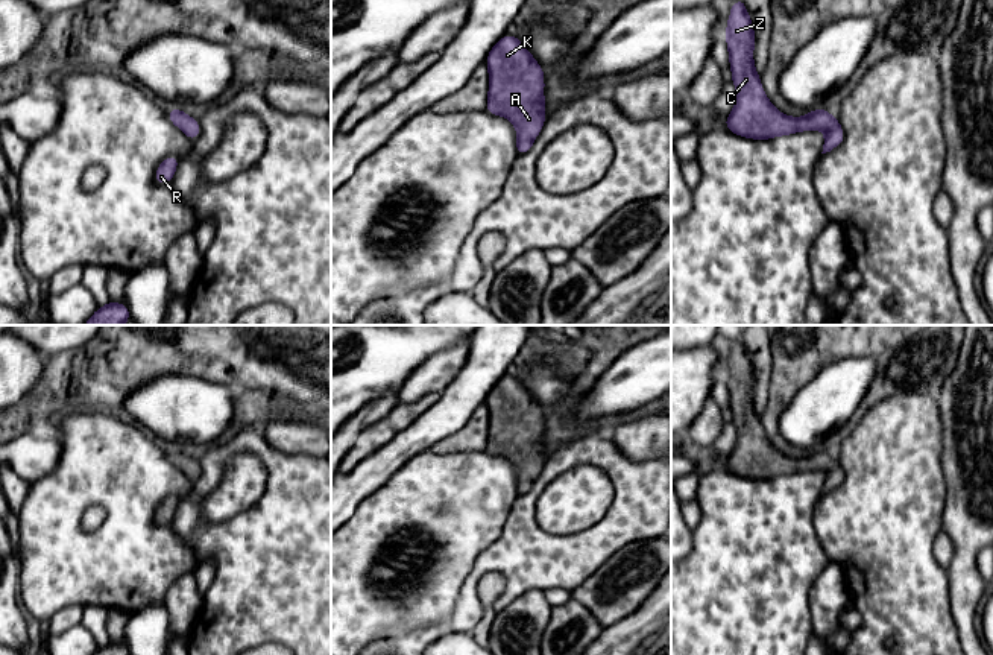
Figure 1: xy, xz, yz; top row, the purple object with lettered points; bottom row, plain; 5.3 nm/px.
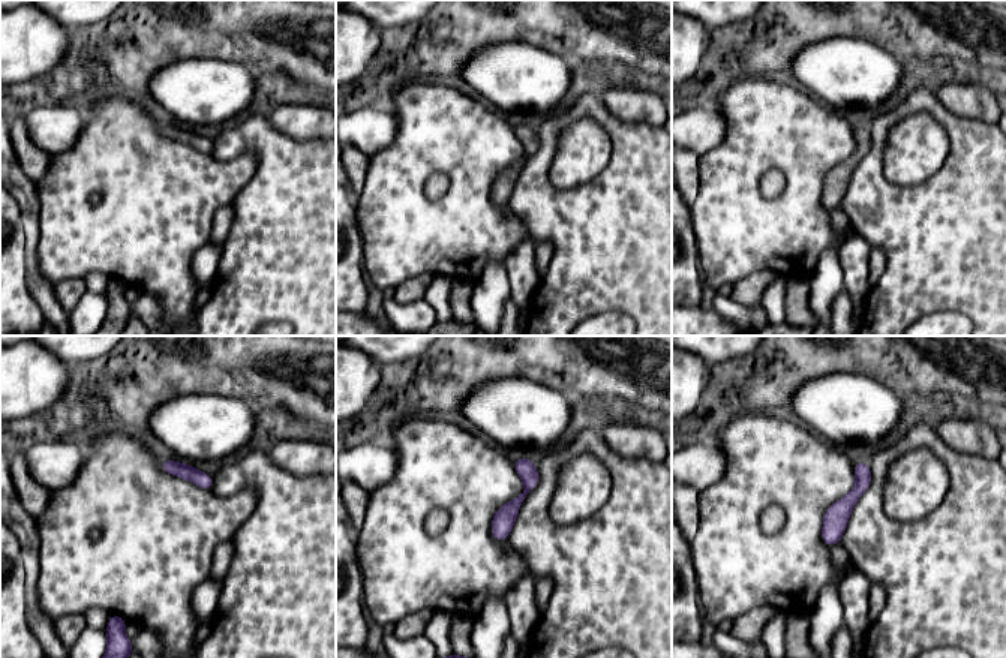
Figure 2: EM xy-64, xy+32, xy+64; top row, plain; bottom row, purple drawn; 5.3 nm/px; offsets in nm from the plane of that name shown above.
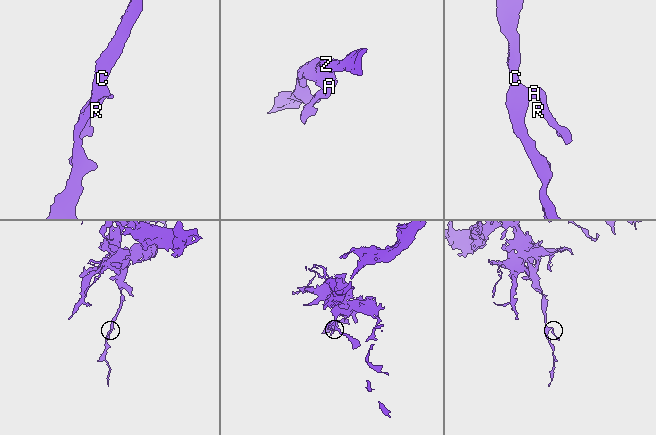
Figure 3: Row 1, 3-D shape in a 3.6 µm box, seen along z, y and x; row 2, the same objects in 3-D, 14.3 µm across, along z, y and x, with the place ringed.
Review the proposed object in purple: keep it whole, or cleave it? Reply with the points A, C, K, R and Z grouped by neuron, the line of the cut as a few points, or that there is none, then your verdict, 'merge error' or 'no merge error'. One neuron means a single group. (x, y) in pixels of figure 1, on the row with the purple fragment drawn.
A C K R Z; no cut; no merge error

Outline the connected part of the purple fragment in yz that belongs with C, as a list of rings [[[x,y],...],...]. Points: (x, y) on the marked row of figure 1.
[[[735,0],[726,27],[726,41],[736,88],[736,102],[724,126],[741,137],[768,140],[773,137],[820,129],[826,134],[823,152],[831,152],[844,140],[838,119],[826,108],[809,111],[805,117],[790,117],[779,112],[765,96],[761,78],[755,70],[755,30],[744,0]]]

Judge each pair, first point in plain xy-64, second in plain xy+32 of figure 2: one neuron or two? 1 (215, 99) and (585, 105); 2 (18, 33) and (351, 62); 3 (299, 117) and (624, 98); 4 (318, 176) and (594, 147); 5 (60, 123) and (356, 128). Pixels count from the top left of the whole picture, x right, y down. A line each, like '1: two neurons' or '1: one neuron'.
1: two neurons
2: one neuron
3: one neuron
4: two neurons
5: one neuron

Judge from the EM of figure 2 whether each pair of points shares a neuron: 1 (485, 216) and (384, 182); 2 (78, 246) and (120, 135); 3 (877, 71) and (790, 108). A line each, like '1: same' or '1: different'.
1: same
2: same
3: different

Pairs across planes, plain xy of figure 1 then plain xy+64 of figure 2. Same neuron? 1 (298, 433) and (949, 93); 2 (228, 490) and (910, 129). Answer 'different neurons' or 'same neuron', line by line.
1: same neuron
2: same neuron

